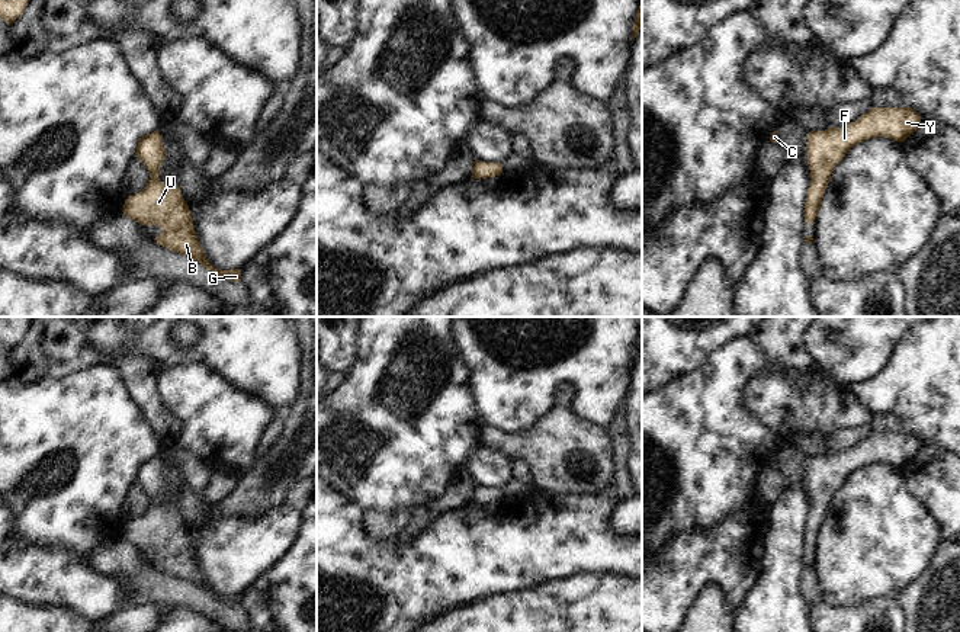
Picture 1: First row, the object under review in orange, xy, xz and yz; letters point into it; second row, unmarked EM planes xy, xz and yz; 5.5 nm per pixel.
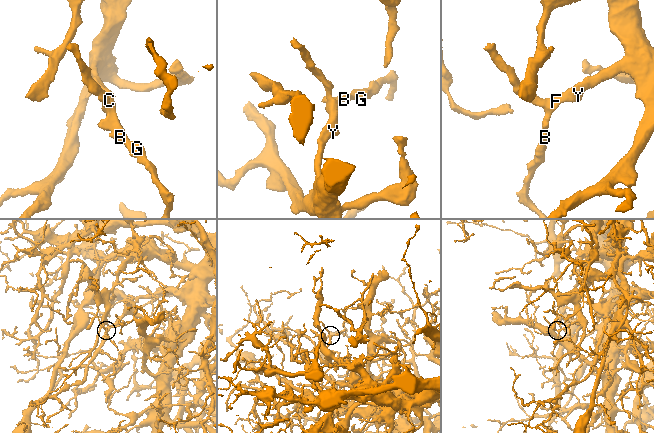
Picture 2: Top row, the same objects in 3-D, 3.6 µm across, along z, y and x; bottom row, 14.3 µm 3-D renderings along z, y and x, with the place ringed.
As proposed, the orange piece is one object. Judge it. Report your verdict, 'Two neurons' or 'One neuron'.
One neuron.

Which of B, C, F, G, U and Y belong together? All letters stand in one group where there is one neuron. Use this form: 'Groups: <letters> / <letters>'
Groups: B C F G U Y.

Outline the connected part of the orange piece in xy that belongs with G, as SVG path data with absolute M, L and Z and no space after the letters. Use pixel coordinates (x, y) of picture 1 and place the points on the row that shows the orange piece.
M157 131L139 139L137 157L151 177L141 192L128 196L122 212L139 225L158 225L163 232L154 241L161 247L195 259L222 279L231 282L241 280L241 269L221 270L208 262L196 237L189 205L183 199L179 186L164 185L158 179L158 170L164 158L164 145Z

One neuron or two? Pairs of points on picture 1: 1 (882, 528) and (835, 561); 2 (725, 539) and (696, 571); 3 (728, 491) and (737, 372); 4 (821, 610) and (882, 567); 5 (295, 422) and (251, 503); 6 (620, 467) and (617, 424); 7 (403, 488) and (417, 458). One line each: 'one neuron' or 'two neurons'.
1: one neuron
2: one neuron
3: one neuron
4: two neurons
5: one neuron
6: one neuron
7: one neuron

